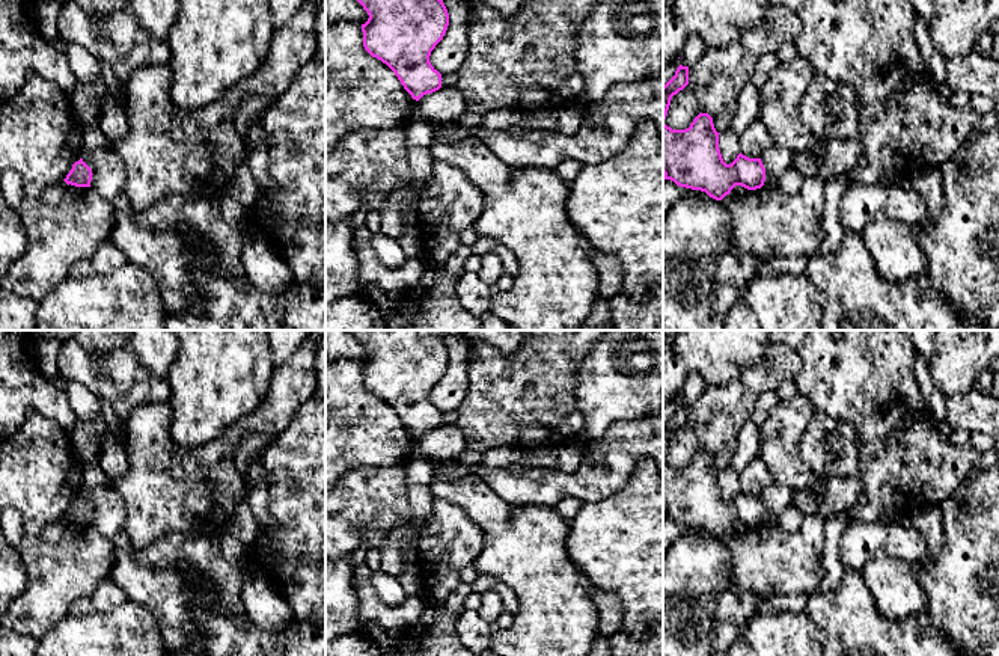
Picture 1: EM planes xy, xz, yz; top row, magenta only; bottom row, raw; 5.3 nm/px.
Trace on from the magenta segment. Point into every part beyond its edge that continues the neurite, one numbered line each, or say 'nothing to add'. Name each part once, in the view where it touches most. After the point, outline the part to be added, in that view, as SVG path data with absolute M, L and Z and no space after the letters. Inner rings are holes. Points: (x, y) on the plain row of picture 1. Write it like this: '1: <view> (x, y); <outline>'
nothing to add

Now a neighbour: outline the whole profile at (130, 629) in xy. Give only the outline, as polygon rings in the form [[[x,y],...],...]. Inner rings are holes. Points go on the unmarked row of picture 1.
[[[131,600],[112,612],[66,615],[39,638],[36,656],[166,656],[154,615]]]

